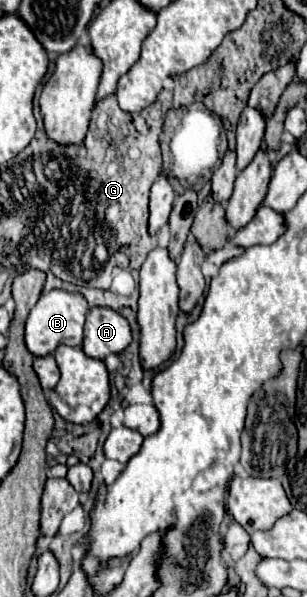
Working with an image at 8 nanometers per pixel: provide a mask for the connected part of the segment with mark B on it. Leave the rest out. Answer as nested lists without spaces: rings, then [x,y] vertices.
[[[58,288],[50,290],[50,292],[42,292],[26,320],[28,350],[34,356],[46,356],[46,354],[52,354],[60,344],[80,346],[86,312],[88,312],[88,302],[80,292],[68,292],[68,290],[58,290]]]

